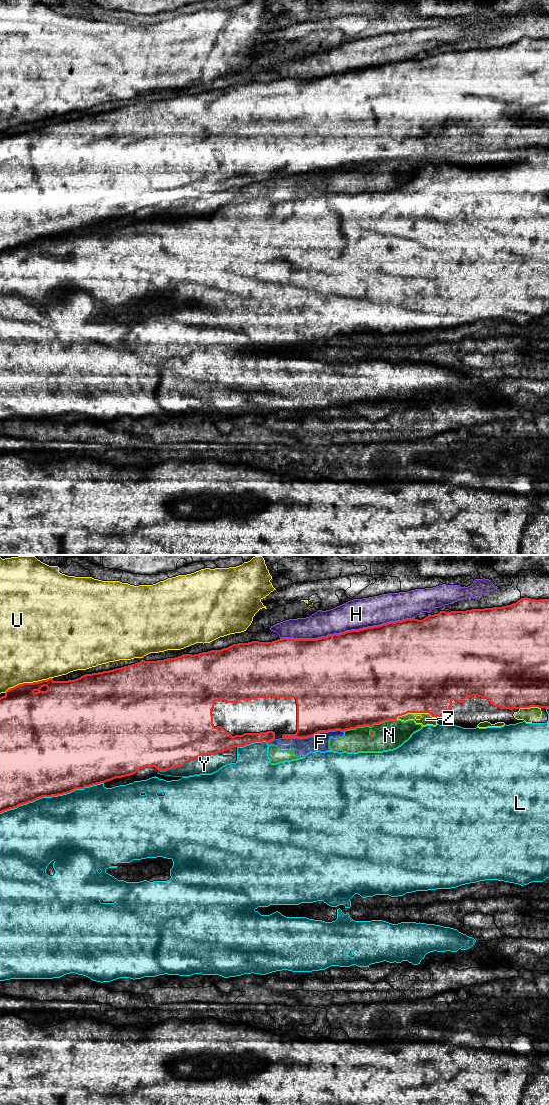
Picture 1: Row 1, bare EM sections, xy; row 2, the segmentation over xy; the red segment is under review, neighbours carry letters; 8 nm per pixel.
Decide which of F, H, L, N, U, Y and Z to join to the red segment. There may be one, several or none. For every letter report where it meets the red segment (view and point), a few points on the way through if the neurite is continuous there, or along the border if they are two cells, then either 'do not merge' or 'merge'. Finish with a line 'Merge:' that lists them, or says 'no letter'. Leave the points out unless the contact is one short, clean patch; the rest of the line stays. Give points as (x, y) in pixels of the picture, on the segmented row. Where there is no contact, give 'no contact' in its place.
F: contact xy (313, 735); do not merge
H: contact xy (347, 631); do not merge
L: contact xy (51, 796); do not merge
N: contact xy (370, 726); do not merge
U: contact xy (28, 683); do not merge
Y: contact xy (187, 761); do not merge
Z: contact xy (416, 712); do not merge
Merge: no letter

